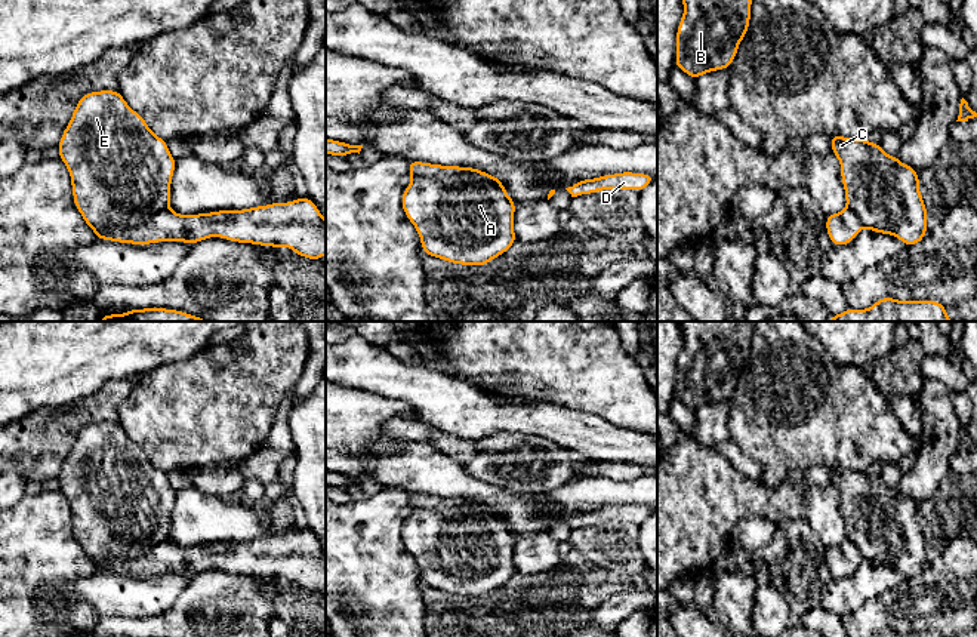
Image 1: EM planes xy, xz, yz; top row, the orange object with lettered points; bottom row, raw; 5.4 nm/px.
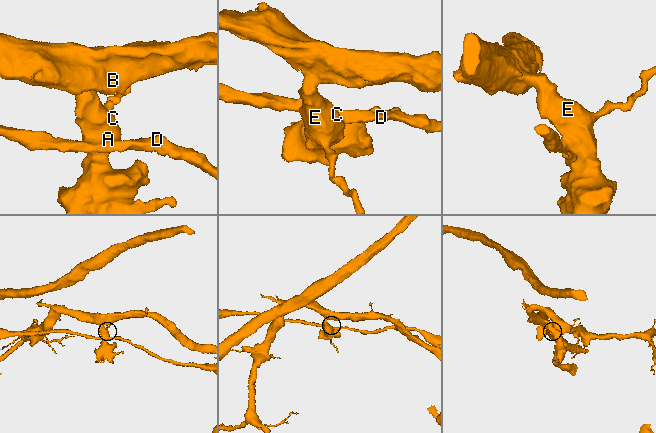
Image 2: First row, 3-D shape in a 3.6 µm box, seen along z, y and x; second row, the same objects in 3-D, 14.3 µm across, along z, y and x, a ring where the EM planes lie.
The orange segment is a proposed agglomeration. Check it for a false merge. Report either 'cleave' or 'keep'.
cleave

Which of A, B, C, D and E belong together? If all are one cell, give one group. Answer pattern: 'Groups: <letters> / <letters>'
Groups: A B C E / D

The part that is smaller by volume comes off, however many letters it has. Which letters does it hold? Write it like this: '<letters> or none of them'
D

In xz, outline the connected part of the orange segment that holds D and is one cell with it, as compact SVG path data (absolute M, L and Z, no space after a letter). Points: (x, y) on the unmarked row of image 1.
M620 504L613 507L597 508L594 511L582 511L565 520L571 529L594 526L602 521L634 521L642 523L656 510L648 505Z

